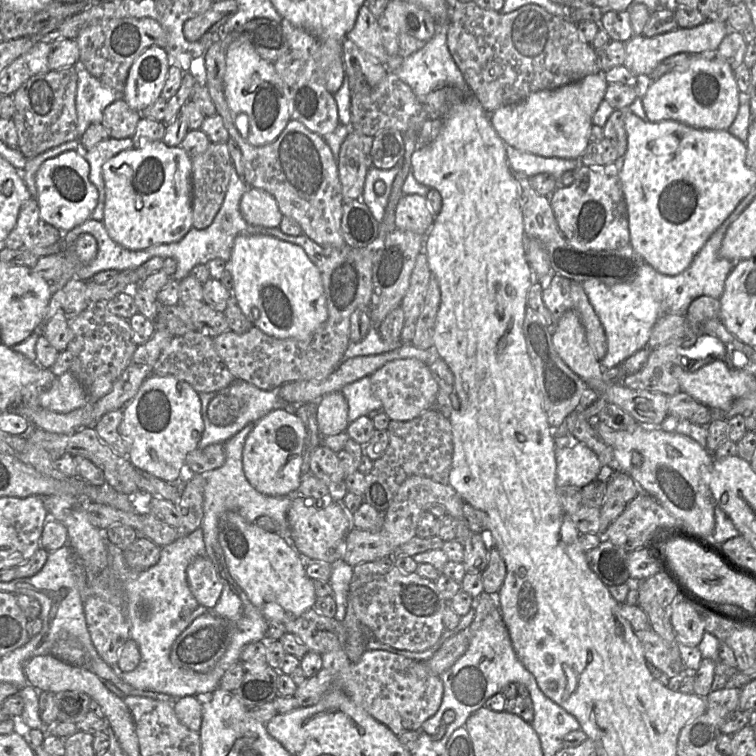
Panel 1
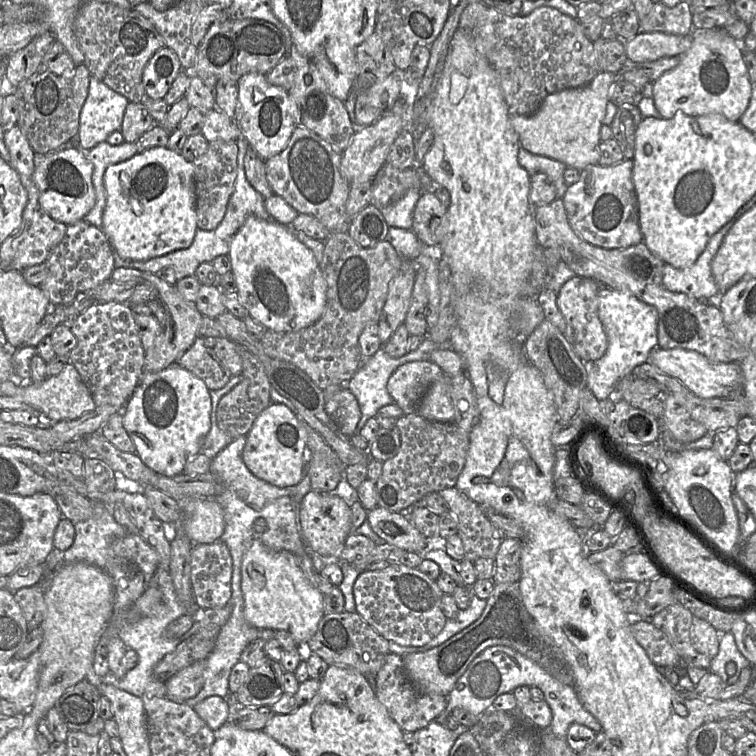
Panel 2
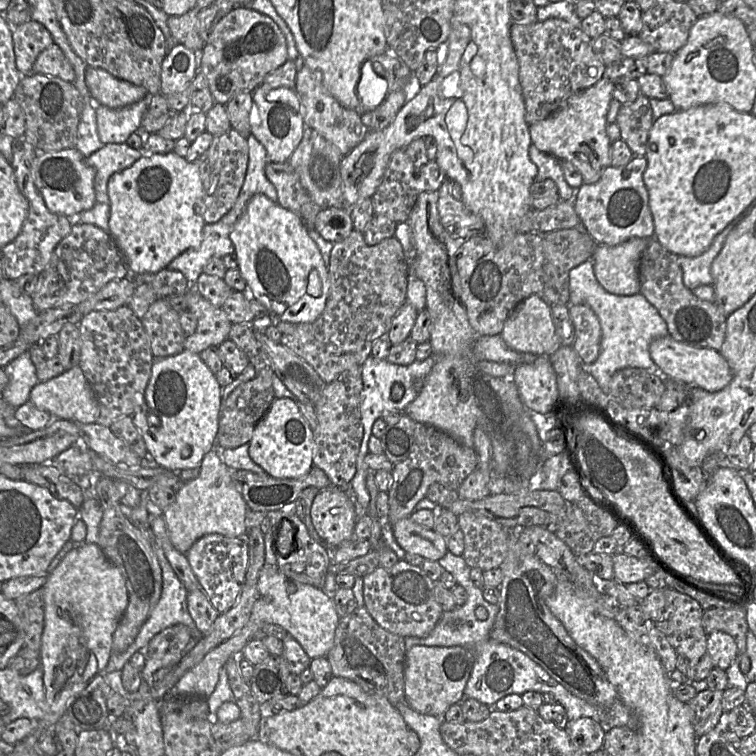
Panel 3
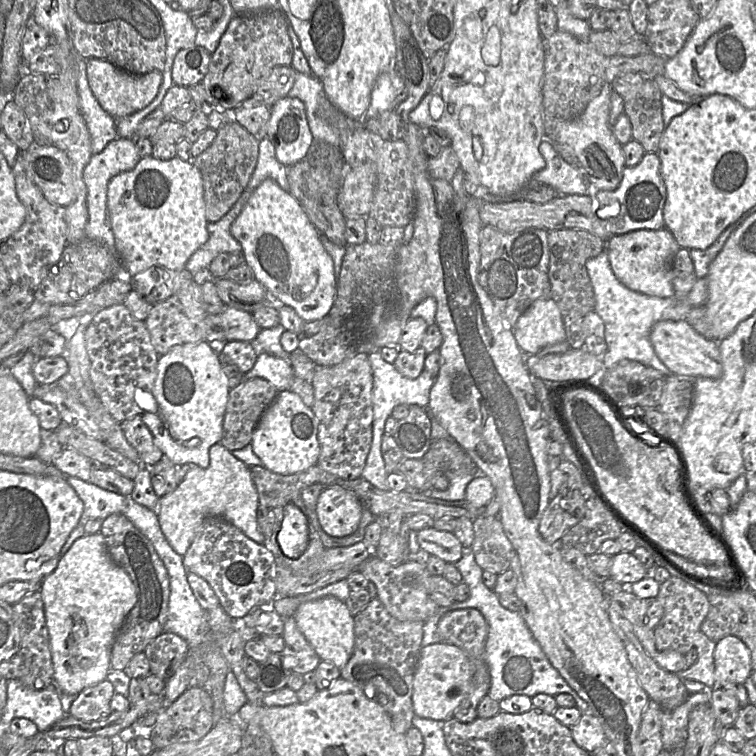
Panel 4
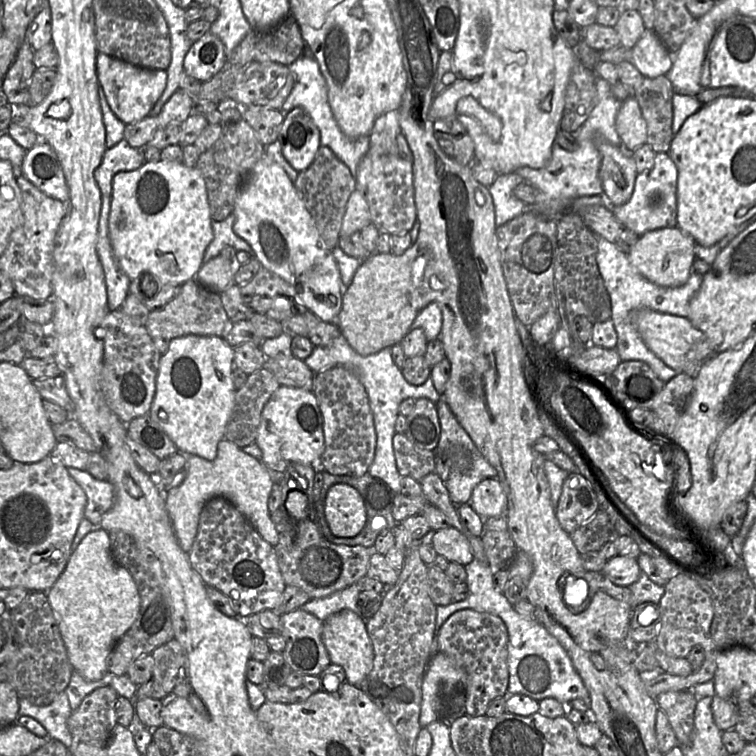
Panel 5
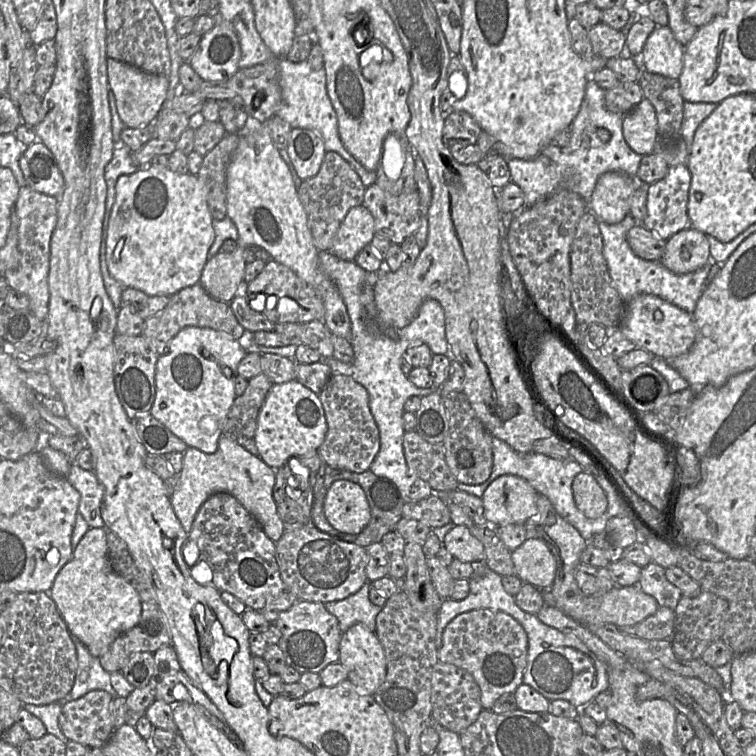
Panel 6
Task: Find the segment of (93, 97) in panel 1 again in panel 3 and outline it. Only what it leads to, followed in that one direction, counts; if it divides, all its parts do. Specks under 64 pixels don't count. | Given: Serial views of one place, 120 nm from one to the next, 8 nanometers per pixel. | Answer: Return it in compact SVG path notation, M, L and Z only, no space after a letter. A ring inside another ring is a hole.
M147 94L142 100L118 109L95 103L97 131L101 142L125 143L132 133L140 131L142 118L153 96Z

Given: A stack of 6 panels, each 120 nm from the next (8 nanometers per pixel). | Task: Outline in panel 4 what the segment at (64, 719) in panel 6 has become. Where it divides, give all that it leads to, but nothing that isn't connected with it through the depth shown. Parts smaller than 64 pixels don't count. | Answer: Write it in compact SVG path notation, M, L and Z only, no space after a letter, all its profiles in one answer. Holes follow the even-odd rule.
M108 680L82 690L74 699L68 715L82 722L92 722L109 716L114 691Z

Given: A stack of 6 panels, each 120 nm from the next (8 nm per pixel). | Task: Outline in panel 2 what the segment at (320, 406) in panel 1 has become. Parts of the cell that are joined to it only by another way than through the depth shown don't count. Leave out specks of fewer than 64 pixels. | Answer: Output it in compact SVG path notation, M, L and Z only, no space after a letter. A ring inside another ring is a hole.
M343 388L328 398L325 411L344 436L351 437L356 432L361 411L357 399L348 389Z

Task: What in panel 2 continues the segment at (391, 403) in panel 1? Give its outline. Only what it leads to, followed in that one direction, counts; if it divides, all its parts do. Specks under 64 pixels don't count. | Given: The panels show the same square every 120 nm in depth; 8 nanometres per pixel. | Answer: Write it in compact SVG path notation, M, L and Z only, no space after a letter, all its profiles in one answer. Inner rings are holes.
M430 361L408 362L393 372L387 390L404 415L414 414L427 389L443 374L440 367Z

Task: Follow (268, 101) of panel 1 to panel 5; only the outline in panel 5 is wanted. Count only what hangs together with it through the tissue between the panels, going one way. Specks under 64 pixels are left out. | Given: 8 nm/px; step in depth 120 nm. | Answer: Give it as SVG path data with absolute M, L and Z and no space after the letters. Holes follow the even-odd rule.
M301 107L285 114L278 140L284 158L298 172L312 164L321 146L318 127L308 112Z

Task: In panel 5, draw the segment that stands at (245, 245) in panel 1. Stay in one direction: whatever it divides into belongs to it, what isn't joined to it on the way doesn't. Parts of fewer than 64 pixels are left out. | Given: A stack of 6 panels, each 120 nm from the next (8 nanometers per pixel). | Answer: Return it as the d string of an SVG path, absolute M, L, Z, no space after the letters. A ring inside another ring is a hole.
M263 155L245 179L235 200L233 231L245 240L262 267L280 276L295 287L304 307L325 322L336 324L341 312L344 285L337 262L321 240L312 216L300 198L285 170L267 155Z

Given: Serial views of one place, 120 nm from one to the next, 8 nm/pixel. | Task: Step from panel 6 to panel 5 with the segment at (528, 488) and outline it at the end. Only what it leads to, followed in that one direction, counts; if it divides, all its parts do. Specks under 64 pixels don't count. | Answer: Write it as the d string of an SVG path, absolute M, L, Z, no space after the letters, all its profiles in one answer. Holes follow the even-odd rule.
M497 478L484 479L473 489L470 504L484 519L506 515L508 498L505 488Z

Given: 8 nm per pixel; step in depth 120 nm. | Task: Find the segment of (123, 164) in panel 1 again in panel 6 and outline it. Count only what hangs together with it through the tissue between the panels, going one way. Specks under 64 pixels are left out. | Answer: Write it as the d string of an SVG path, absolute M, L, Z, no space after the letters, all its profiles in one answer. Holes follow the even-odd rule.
M152 164L141 167L133 174L121 175L116 184L116 199L111 212L106 241L106 259L110 274L125 288L134 288L149 296L171 297L186 287L200 283L202 271L209 259L209 249L216 237L213 220L205 195L204 184L201 183L197 175L191 173L179 174L167 166Z

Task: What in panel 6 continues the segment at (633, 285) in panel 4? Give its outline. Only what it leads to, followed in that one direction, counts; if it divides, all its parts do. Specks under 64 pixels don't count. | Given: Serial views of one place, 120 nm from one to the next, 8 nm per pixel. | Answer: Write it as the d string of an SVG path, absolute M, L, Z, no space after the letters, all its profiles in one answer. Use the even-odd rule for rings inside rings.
M690 227L666 240L660 263L675 274L686 274L705 266L709 259L706 235Z

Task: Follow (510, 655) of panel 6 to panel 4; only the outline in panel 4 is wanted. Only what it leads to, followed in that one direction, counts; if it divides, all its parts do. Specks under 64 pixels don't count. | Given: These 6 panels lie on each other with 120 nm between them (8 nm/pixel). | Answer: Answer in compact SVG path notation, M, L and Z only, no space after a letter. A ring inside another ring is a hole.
M467 608L446 613L438 623L438 634L442 642L451 644L464 650L472 663L472 684L467 697L461 702L453 714L453 718L462 722L470 723L477 716L477 706L483 697L487 696L491 676L485 660L485 647L488 637L488 624L482 613L475 608Z

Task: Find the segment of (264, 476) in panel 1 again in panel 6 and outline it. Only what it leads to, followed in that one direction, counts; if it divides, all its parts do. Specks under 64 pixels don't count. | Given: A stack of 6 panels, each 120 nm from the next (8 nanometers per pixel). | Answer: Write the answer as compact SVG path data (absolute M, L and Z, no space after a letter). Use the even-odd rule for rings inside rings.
M298 380L274 384L258 416L254 440L260 458L271 468L281 469L292 457L315 454L325 441L328 424L319 395Z

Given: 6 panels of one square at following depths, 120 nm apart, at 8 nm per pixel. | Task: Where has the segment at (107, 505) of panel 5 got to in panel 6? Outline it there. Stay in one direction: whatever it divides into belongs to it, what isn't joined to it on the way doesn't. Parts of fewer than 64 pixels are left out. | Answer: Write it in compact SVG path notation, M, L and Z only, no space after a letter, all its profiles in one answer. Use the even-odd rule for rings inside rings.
M72 463L67 479L80 493L79 513L76 516L71 540L74 551L87 533L87 530L90 528L103 528L105 526L101 515L104 487L94 472L82 469L76 463Z

